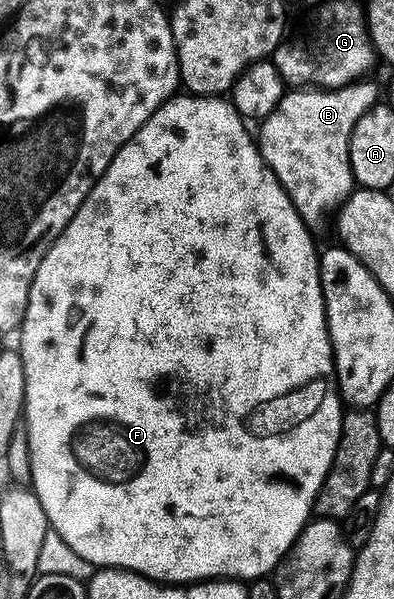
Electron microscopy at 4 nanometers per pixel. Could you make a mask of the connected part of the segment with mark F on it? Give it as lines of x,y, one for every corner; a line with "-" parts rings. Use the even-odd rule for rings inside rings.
174,95
164,101
144,123
119,147
115,159
103,171
103,175
91,187
87,199
79,207
76,215
69,220
67,227
53,241
53,246
43,255
43,263
39,263
39,271
35,271
33,282
29,288
29,302
25,308
25,318
19,326
21,346
19,352
23,371
25,372
25,404
23,420
29,436
29,454
31,461
41,461
41,457
121,457
121,477
117,477
117,469
109,465
109,473
101,473
101,477
109,477
109,481
89,481
93,485
93,505
57,505
57,513
45,513
49,520
49,528
68,543
73,550
84,557
89,557
91,548
101,545
101,521
109,524
109,537
117,548
117,557
107,561
108,568
129,569
144,577
150,577
158,583
200,583
206,579
236,579
242,583
264,578
272,574
284,559
291,546
297,541
301,530
309,524
313,513
313,502
329,473
333,456
337,450
337,441
341,437
341,414
343,398
337,388
337,375
333,368
333,343
329,340
329,325
325,321
325,300
321,290
321,263
319,249
313,246
314,234
305,220
299,215
287,191
279,183
279,179
269,170
265,160
261,158
258,142
245,130
246,122
228,100
220,96
199,97
196,95

